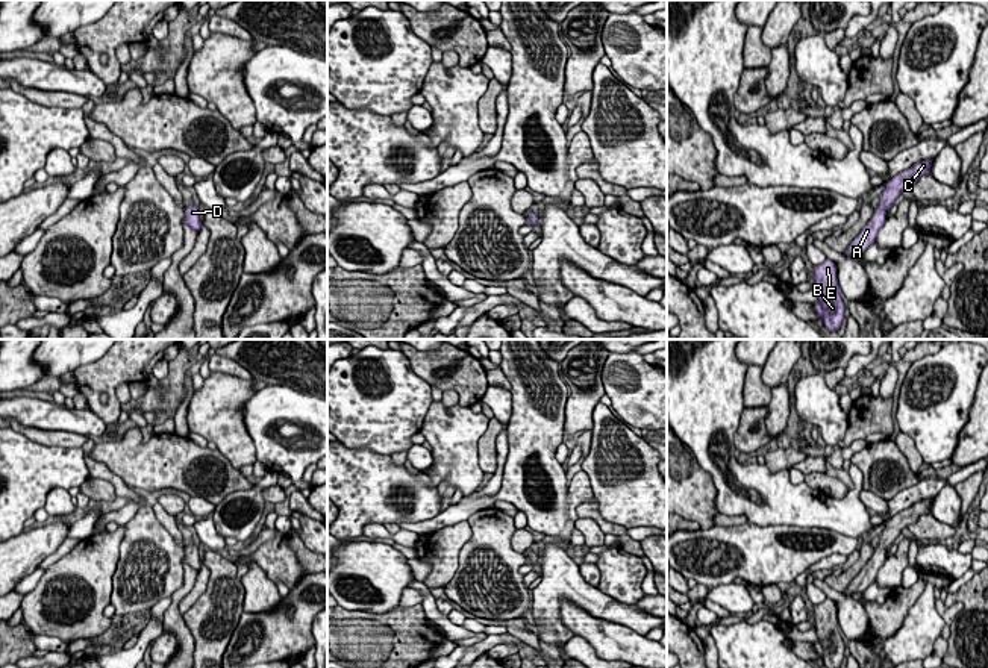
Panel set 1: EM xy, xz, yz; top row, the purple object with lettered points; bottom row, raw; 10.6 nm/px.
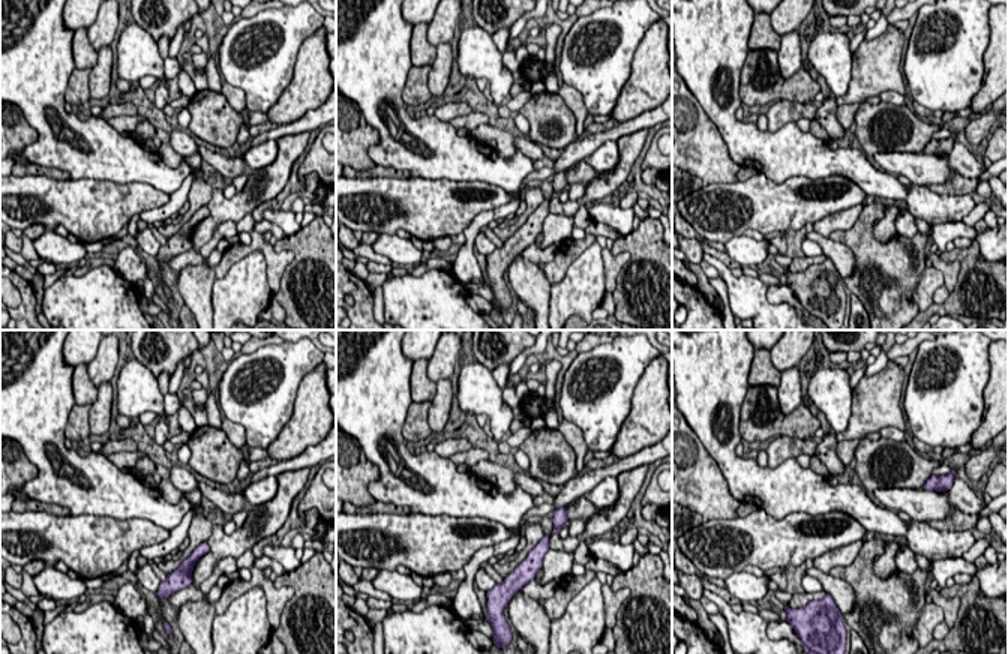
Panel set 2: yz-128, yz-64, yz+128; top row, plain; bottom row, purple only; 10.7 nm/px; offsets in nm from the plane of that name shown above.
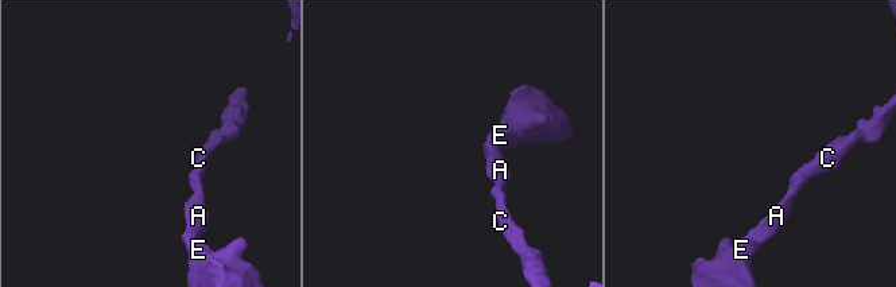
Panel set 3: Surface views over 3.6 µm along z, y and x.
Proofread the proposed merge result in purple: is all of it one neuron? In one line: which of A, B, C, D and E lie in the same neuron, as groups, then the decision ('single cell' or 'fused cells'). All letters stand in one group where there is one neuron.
A B C D E; single cell

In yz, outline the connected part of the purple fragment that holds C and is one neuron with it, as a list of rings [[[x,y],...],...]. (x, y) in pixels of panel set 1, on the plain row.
[[[933,497],[914,503],[911,507],[899,512],[882,527],[880,542],[874,548],[871,559],[862,567],[859,574],[850,582],[846,595],[862,594],[877,576],[879,568],[883,565],[886,550],[893,545],[896,538],[905,527],[914,524],[921,515],[930,515]]]

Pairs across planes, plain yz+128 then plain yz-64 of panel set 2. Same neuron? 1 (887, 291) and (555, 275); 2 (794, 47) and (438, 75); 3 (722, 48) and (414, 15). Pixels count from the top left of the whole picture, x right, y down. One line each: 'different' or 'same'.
1: same
2: same
3: different

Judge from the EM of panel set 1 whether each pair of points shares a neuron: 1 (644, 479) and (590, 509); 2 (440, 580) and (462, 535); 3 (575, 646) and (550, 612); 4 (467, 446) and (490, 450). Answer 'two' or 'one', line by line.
1: two
2: one
3: two
4: two

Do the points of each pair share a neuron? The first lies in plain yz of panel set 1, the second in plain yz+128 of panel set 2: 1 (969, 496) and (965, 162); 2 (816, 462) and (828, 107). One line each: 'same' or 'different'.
1: different
2: same

